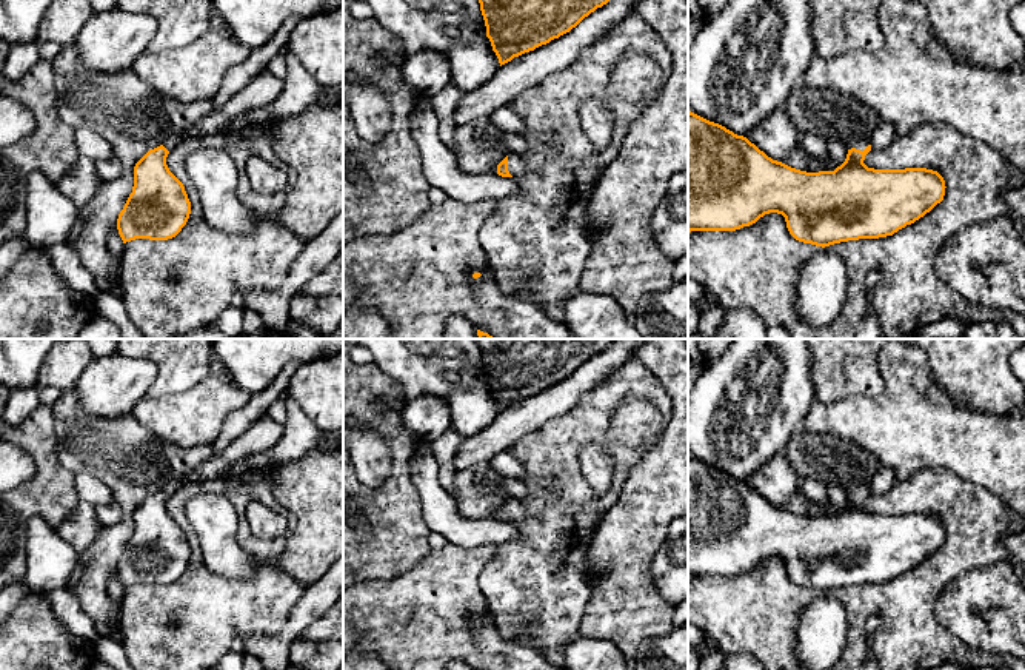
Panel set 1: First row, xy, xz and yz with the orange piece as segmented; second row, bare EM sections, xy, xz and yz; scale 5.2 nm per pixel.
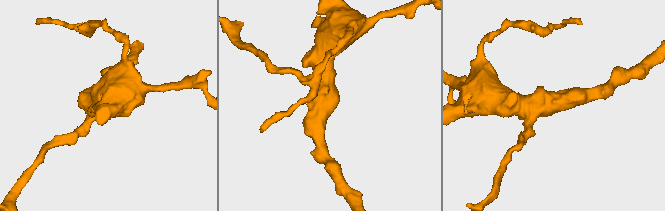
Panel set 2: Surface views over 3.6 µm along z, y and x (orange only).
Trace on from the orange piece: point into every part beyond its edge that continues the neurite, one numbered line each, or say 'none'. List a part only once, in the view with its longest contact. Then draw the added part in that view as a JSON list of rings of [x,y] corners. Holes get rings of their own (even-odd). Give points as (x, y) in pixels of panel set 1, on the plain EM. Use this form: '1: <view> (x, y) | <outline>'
1: xz (516, 510) | [[[509,497],[508,516],[512,522],[520,522],[520,521],[525,521],[528,518],[526,508],[520,499]]]

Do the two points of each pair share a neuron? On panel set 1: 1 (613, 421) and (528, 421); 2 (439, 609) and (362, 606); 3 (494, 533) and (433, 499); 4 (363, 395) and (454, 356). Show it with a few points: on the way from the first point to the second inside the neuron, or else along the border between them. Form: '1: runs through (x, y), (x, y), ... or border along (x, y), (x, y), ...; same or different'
1: border along (576, 402), (514, 441); different
2: runs through (420, 609), (380, 609); same
3: runs through (479, 532), (465, 532), (448, 515); same
4: border along (373, 362), (399, 384), (408, 401); different

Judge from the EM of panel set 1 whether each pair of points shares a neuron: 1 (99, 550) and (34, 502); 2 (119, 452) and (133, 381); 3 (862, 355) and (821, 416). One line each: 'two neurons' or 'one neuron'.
1: two neurons
2: two neurons
3: two neurons

